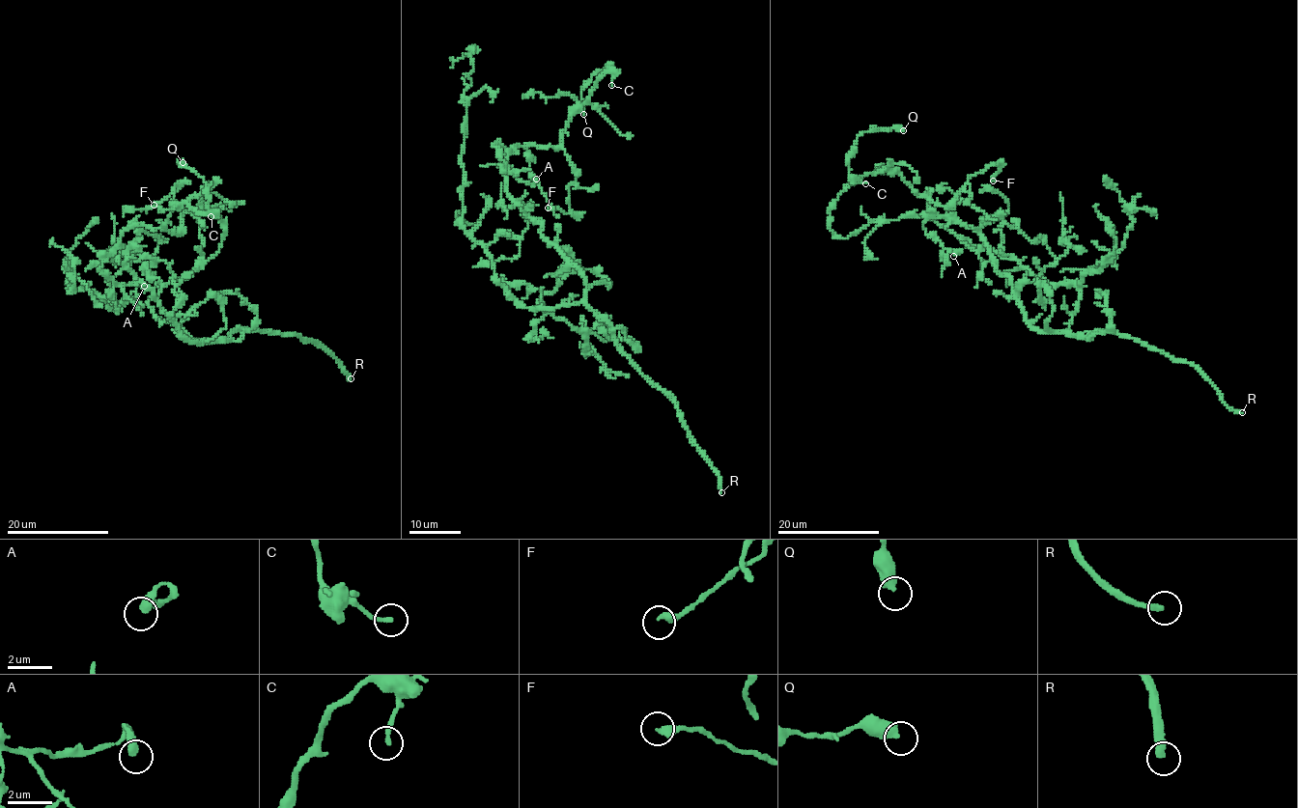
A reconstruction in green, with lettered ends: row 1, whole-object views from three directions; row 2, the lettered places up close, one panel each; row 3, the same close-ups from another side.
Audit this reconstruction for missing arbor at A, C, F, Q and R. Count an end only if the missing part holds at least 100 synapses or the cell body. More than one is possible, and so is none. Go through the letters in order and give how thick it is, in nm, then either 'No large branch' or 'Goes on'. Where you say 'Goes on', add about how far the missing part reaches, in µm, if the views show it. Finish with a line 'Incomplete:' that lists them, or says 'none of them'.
A: Thickness 400 nm. No large branch
C: Thickness 190 nm. No large branch
F: Thickness 320 nm. No large branch
Q: Thickness 480 nm. No large branch
R: Thickness 300 nm. Goes on. Missing length about 120 µm
Incomplete: R

